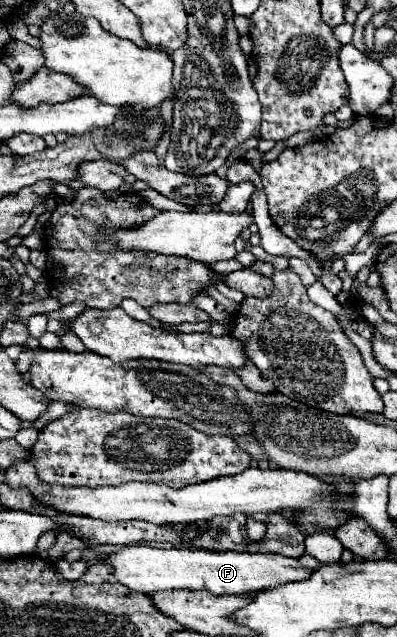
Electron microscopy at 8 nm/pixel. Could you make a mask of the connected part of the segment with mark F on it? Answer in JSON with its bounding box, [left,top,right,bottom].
[103,544,311,596]

